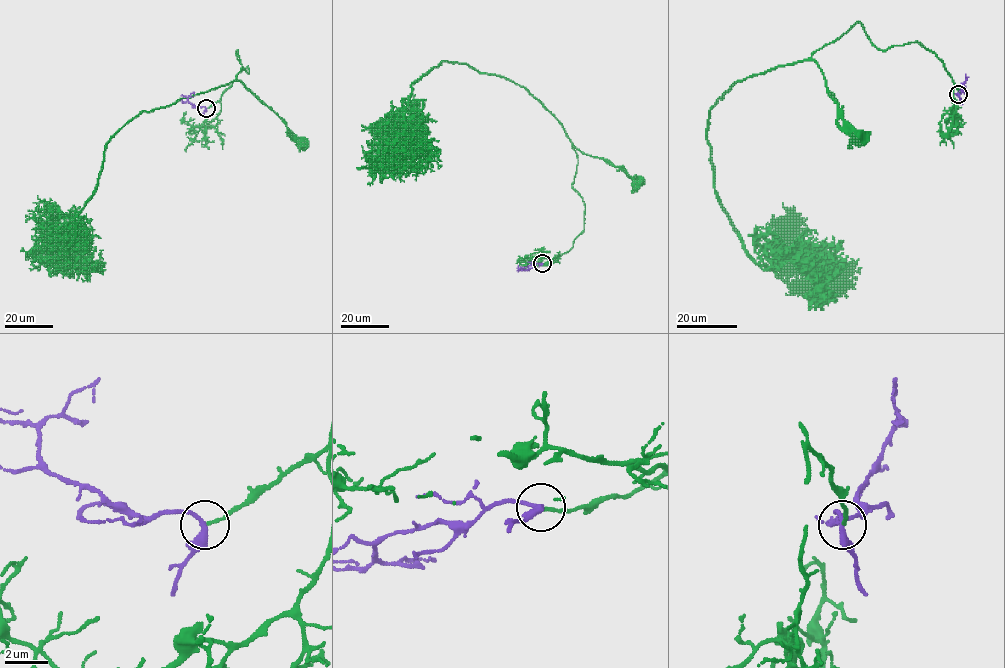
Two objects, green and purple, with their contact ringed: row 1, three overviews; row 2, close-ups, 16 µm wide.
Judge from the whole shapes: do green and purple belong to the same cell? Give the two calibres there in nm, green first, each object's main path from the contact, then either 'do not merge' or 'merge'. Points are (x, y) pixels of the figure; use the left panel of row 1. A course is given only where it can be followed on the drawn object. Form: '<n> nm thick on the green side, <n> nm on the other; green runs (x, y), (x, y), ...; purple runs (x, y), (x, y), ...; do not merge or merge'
140 nm thick on the green side, 240 nm on the other; green runs (206, 108), (220, 99), (247, 66), (248, 73), (236, 50), (242, 66), (236, 79), (302, 143); purple runs (206, 108), (188, 101), (188, 96), (194, 95); merge

